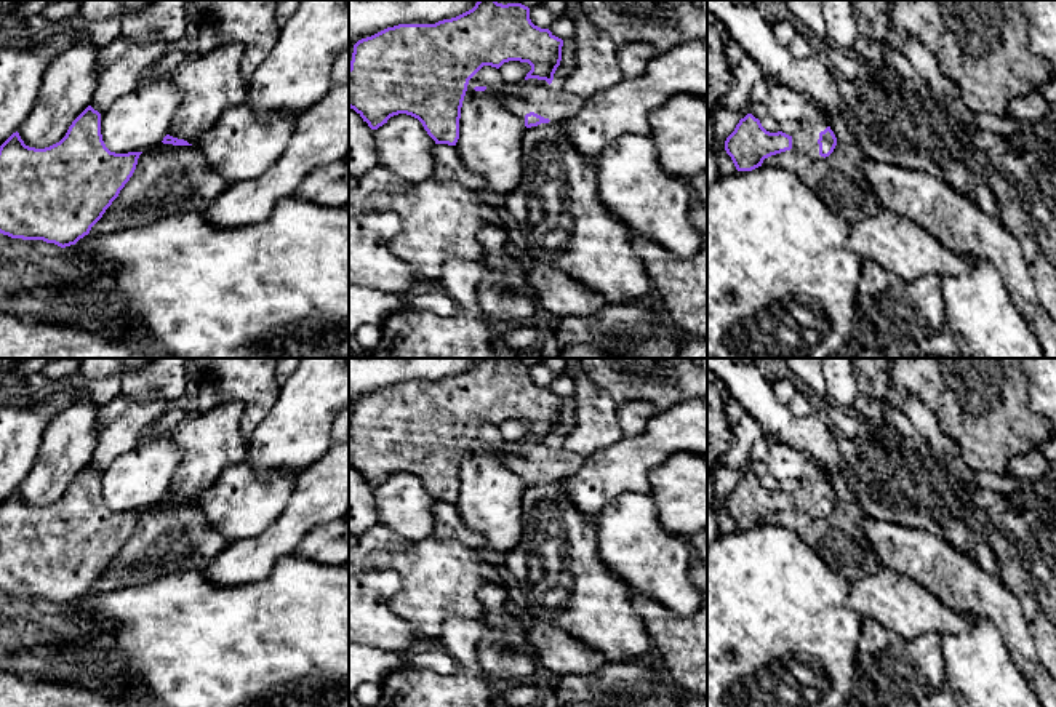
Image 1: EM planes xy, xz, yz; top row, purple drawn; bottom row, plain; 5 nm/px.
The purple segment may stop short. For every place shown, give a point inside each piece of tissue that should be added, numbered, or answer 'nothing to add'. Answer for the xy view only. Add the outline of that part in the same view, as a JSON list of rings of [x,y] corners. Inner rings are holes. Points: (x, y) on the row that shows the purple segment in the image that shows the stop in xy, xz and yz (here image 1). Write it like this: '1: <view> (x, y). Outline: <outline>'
nothing to add

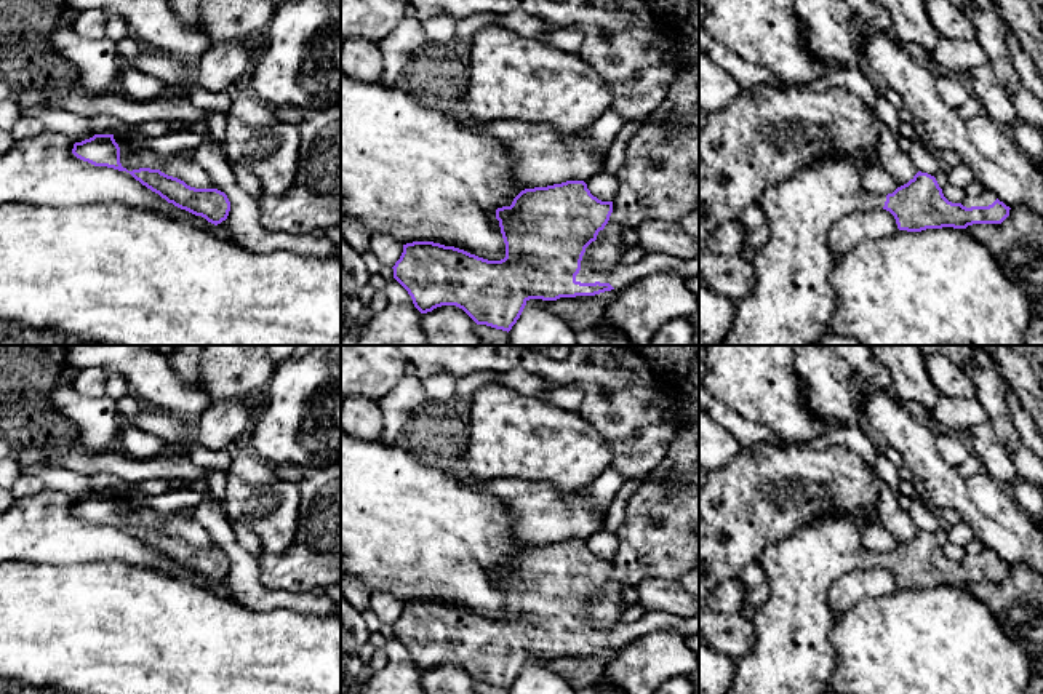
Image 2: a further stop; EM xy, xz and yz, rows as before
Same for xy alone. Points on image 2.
nothing to add

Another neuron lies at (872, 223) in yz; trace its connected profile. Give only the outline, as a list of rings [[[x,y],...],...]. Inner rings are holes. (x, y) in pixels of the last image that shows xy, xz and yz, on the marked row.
[[[865,208],[840,217],[829,232],[829,246],[840,257],[861,241],[886,238],[897,232],[894,216],[883,208]]]

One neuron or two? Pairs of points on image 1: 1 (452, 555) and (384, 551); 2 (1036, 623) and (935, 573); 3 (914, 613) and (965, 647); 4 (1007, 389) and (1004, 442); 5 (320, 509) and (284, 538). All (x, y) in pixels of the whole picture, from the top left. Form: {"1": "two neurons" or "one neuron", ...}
{"1": "one neuron", "2": "two neurons", "3": "two neurons", "4": "one neuron", "5": "one neuron"}

